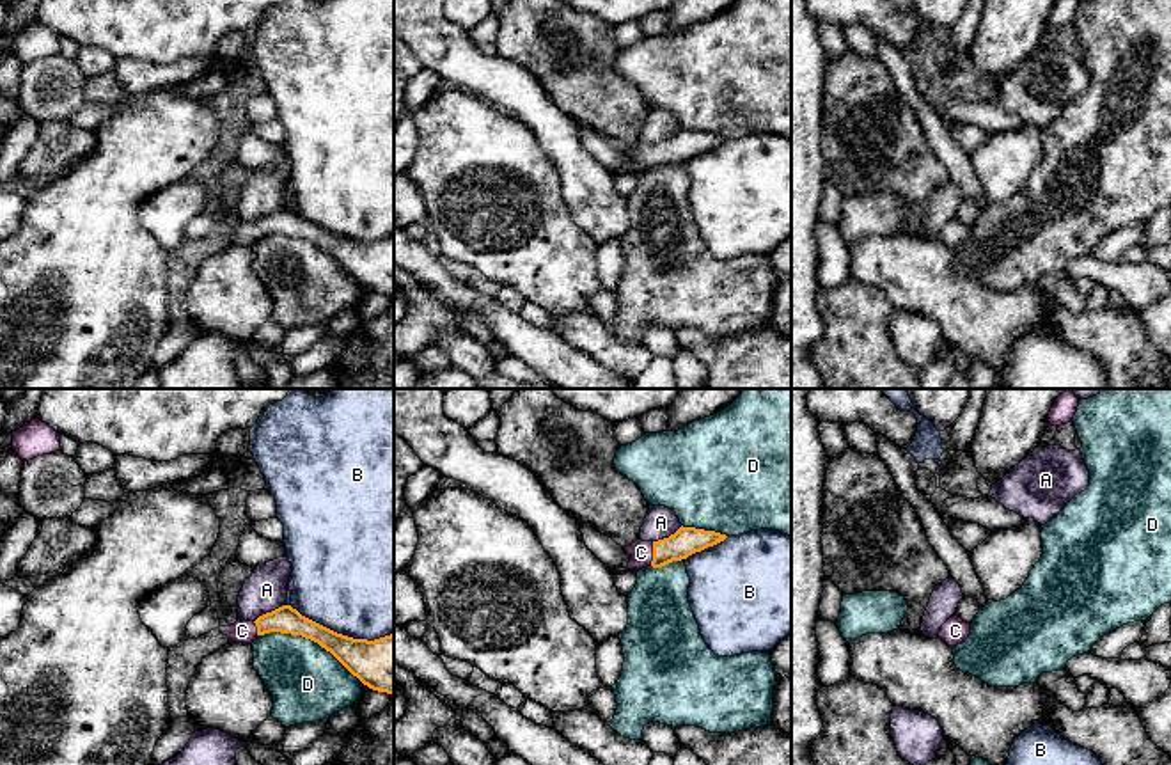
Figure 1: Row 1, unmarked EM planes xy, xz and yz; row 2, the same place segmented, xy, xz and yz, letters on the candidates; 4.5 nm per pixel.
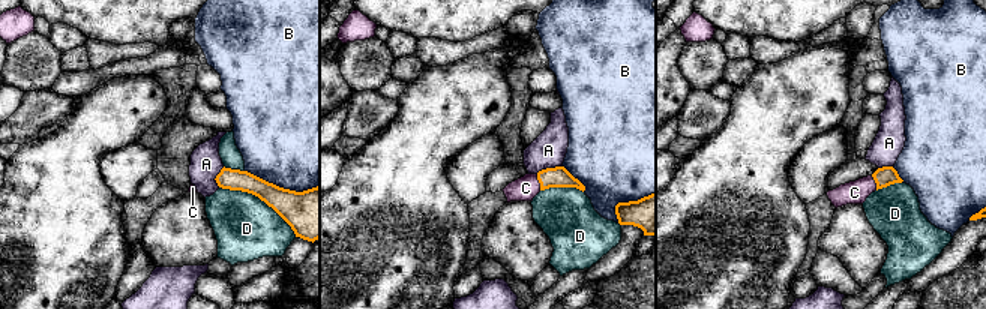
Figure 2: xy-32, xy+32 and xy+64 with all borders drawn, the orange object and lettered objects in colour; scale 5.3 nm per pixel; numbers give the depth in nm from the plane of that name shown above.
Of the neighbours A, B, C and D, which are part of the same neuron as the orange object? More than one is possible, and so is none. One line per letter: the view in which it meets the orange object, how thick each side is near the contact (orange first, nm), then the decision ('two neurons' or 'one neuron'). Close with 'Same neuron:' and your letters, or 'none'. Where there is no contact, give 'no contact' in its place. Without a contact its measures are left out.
A: meets orange in xy; 130 nm thick on the orange side, 190 nm on the other; two neurons
B: meets orange in xy; 260 nm thick on the orange side, 500 nm on the other; two neurons
C: meets orange in xz; 130 nm thick on the orange side, 110 nm on the other; two neurons
D: meets orange in xy; 170 nm thick on the orange side, 340 nm on the other; two neurons
Same neuron: none

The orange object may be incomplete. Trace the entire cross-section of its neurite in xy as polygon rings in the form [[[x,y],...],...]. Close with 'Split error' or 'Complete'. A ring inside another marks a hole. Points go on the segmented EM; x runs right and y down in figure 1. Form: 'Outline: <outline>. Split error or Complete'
Outline: [[[291,605],[266,612],[254,623],[257,635],[280,632],[318,643],[364,685],[394,694],[394,634],[374,641],[353,639],[302,616]]]. Complete

